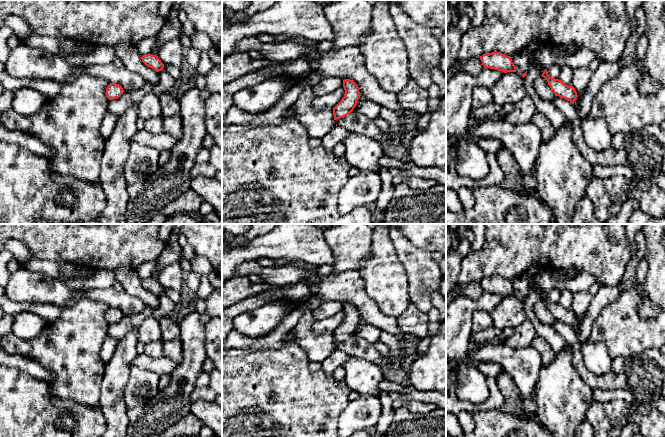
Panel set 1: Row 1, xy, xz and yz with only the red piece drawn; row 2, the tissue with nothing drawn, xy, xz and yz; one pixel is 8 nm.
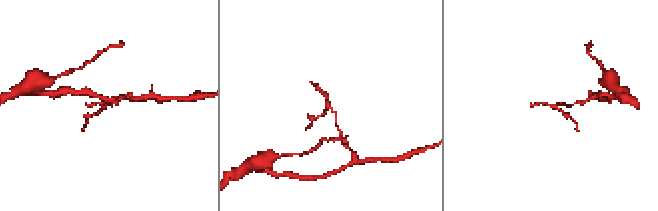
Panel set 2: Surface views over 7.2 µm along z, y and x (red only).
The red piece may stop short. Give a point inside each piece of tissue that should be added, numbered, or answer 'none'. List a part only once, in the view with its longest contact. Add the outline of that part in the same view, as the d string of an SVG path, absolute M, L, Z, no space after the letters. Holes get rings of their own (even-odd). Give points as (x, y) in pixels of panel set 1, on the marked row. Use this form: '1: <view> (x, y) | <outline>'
none

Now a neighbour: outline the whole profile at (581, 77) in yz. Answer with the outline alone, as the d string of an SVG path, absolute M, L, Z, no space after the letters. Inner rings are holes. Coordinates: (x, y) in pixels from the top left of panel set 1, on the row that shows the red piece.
M589 67L573 69L571 82L577 93L585 94L592 76L593 71Z

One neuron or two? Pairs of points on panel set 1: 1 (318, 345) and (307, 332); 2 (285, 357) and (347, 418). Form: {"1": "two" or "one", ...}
{"1": "one", "2": "two"}

